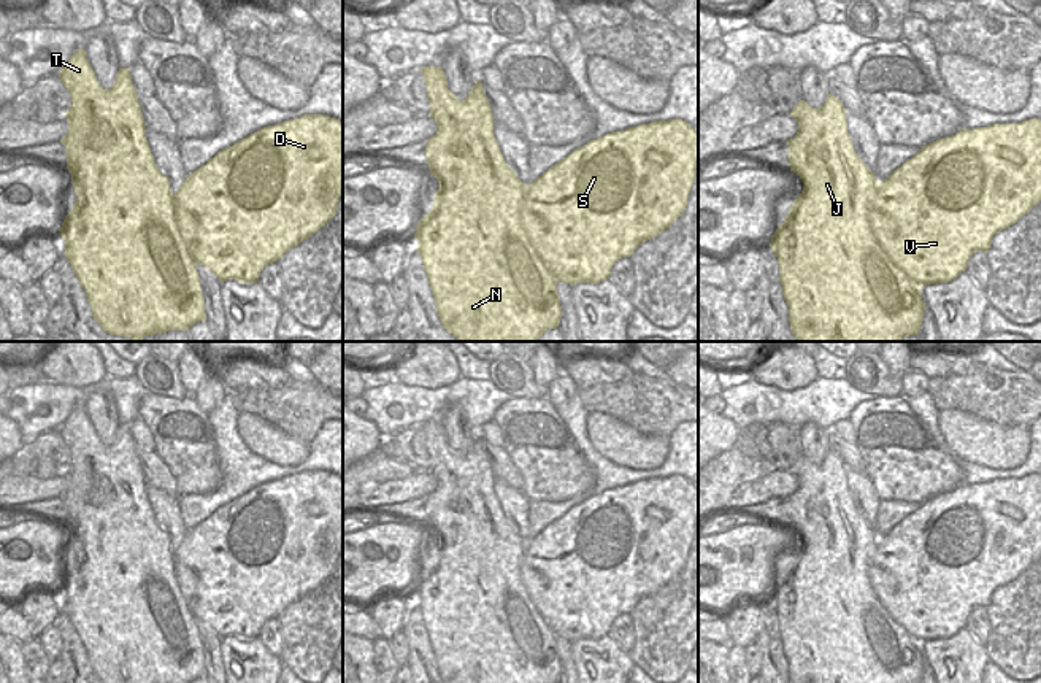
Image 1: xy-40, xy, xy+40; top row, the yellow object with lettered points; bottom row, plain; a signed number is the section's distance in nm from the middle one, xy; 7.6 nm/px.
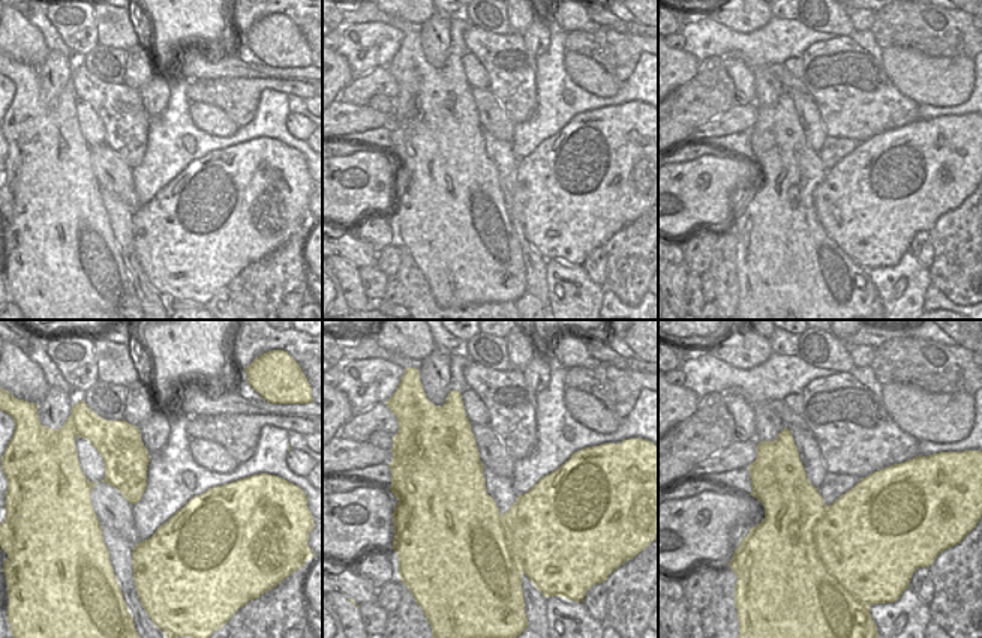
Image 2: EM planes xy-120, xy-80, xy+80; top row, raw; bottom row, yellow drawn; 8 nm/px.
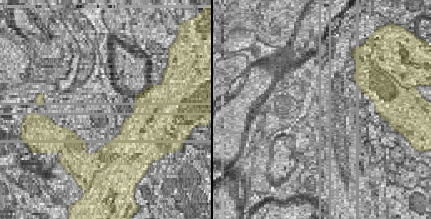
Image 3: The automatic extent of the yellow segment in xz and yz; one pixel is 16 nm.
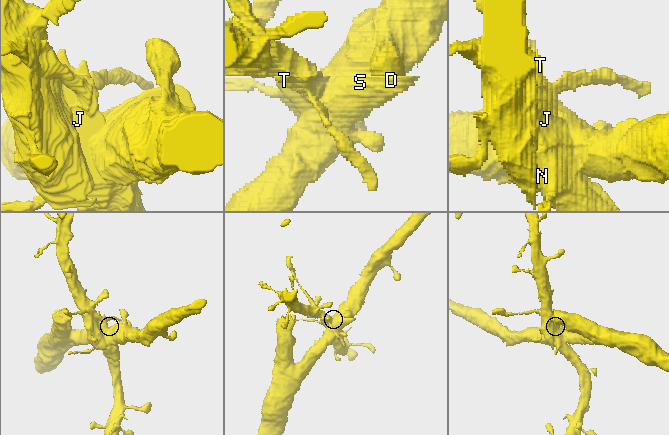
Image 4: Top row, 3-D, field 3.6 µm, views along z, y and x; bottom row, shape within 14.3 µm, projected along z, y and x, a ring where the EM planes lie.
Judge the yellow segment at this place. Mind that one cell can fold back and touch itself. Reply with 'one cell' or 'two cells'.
two cells

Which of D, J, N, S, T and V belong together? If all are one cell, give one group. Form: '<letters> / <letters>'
D S V / J N T

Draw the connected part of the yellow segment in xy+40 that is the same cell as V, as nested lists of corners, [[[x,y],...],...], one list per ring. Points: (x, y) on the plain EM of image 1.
[[[1041,477],[993,480],[962,484],[952,492],[936,496],[879,537],[878,551],[868,572],[873,589],[906,635],[919,643],[949,639],[966,626],[976,607],[987,608],[1000,586],[1016,580],[1041,556]]]

